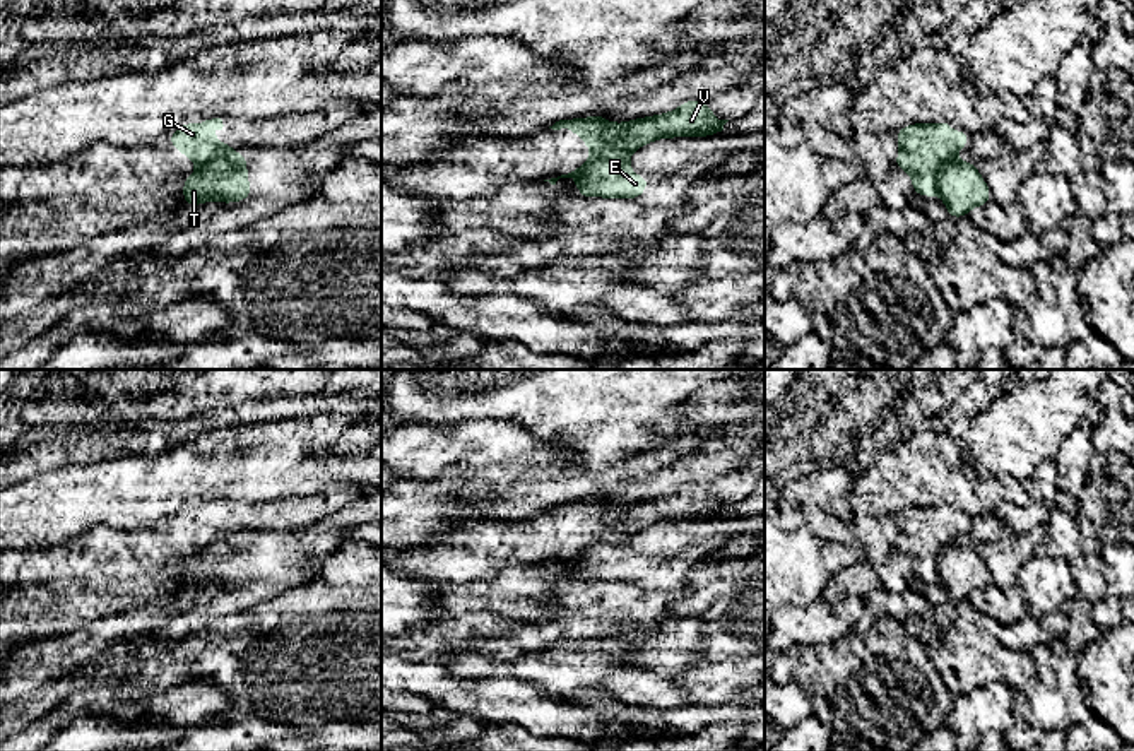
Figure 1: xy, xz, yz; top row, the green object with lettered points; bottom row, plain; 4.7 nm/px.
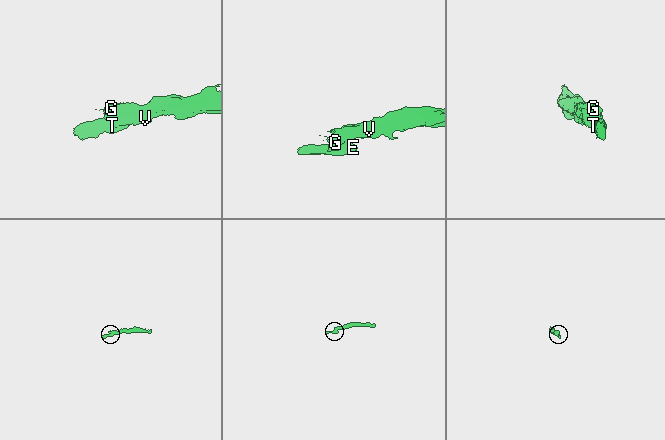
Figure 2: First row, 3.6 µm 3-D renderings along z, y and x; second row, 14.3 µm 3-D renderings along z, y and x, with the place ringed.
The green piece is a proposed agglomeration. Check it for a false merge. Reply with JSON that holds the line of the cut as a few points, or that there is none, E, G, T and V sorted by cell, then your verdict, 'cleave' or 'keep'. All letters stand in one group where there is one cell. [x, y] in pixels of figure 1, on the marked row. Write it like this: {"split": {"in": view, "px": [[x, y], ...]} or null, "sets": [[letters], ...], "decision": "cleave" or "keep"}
{"split": {"in": "xz", "px": [[626, 159], [592, 159], [570, 177]]}, "sets": [["E", "T"], ["G", "V"]], "decision": "cleave"}

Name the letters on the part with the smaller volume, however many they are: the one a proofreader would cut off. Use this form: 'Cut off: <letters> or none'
Cut off: E, T

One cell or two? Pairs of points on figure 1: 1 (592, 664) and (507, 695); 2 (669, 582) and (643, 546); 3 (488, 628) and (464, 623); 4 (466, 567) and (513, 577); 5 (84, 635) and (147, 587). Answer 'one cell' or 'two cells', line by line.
1: two cells
2: one cell
3: one cell
4: two cells
5: two cells

